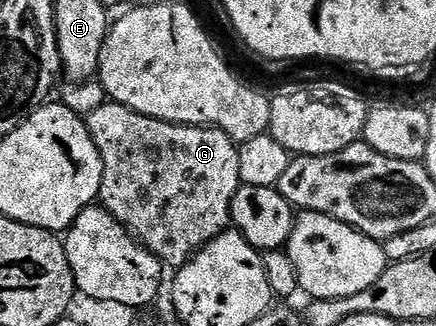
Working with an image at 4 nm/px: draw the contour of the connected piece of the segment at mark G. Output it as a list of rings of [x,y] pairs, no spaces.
[[[106,102],[98,106],[98,108],[85,117],[85,123],[89,134],[93,138],[93,142],[97,146],[97,150],[101,154],[101,162],[103,163],[98,203],[106,208],[109,214],[113,214],[117,218],[117,222],[124,224],[139,243],[151,249],[153,255],[168,269],[178,270],[182,264],[187,263],[191,259],[193,248],[190,248],[187,244],[202,246],[208,244],[215,236],[219,236],[222,232],[228,231],[229,225],[231,224],[231,203],[237,194],[237,190],[241,186],[239,179],[239,175],[241,174],[239,149],[236,141],[232,140],[229,134],[225,134],[219,128],[208,128],[198,124],[170,124],[164,120],[154,120],[140,112],[132,112],[124,104],[116,104],[114,102]]]

